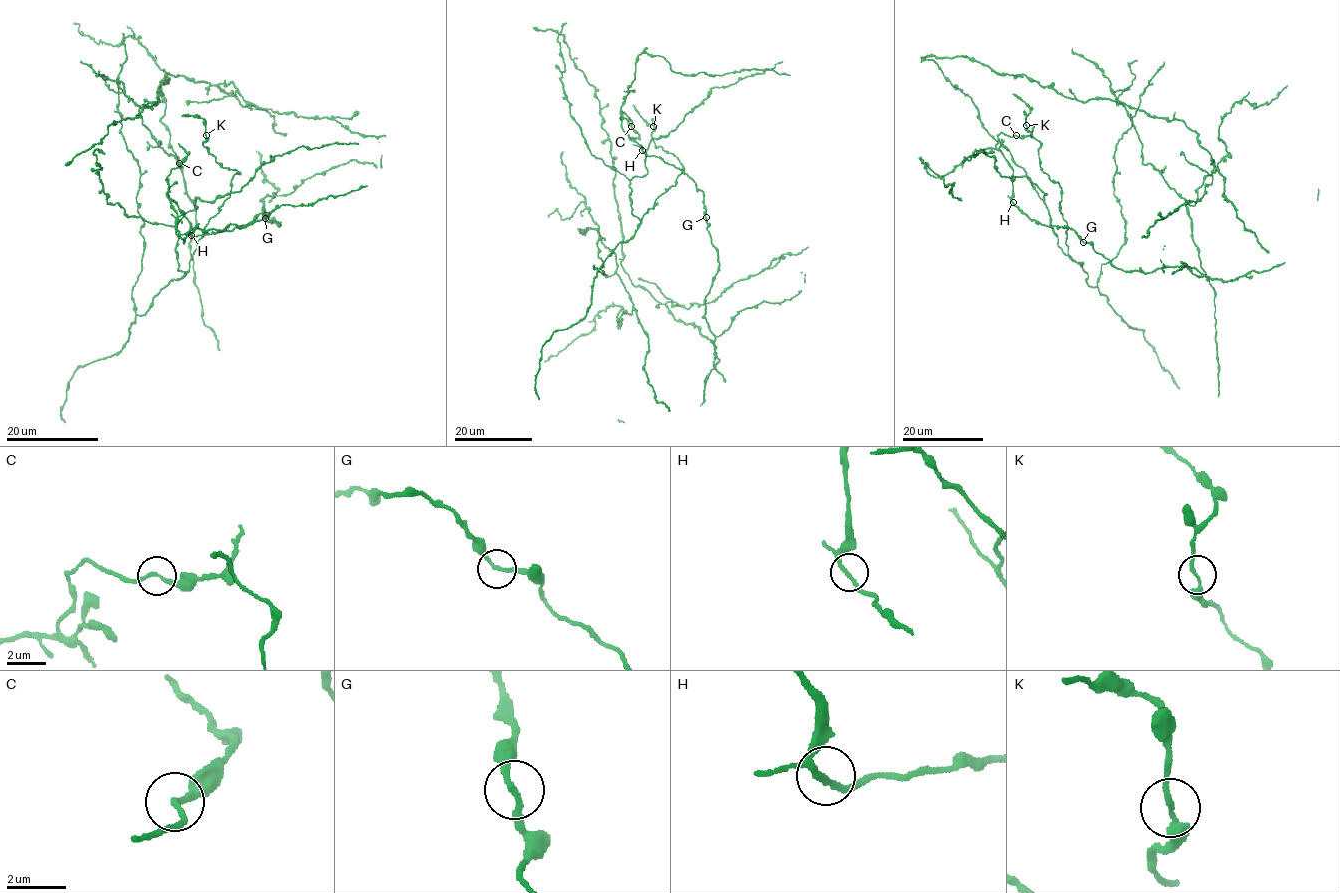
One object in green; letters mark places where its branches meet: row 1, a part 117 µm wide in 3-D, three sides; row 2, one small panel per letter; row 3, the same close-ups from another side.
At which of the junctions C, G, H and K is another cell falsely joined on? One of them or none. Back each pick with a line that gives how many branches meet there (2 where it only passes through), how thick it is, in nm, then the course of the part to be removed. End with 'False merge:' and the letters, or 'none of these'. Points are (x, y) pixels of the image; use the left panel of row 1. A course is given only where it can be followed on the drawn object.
False merge: none of these

